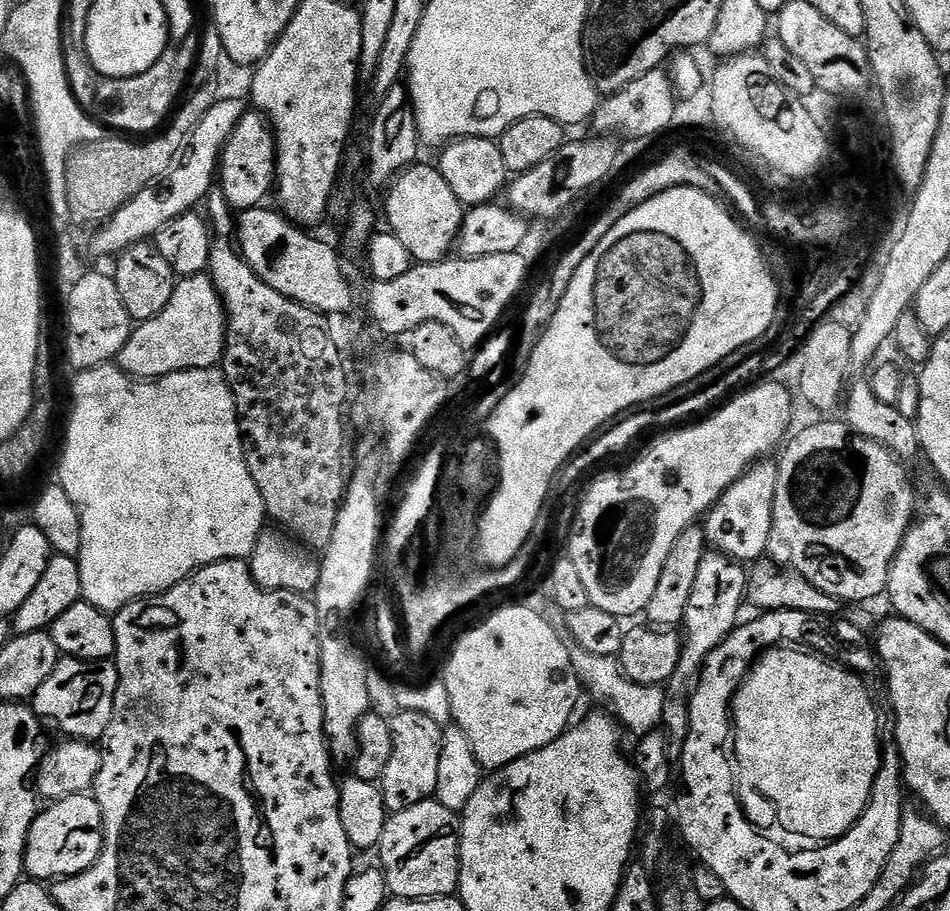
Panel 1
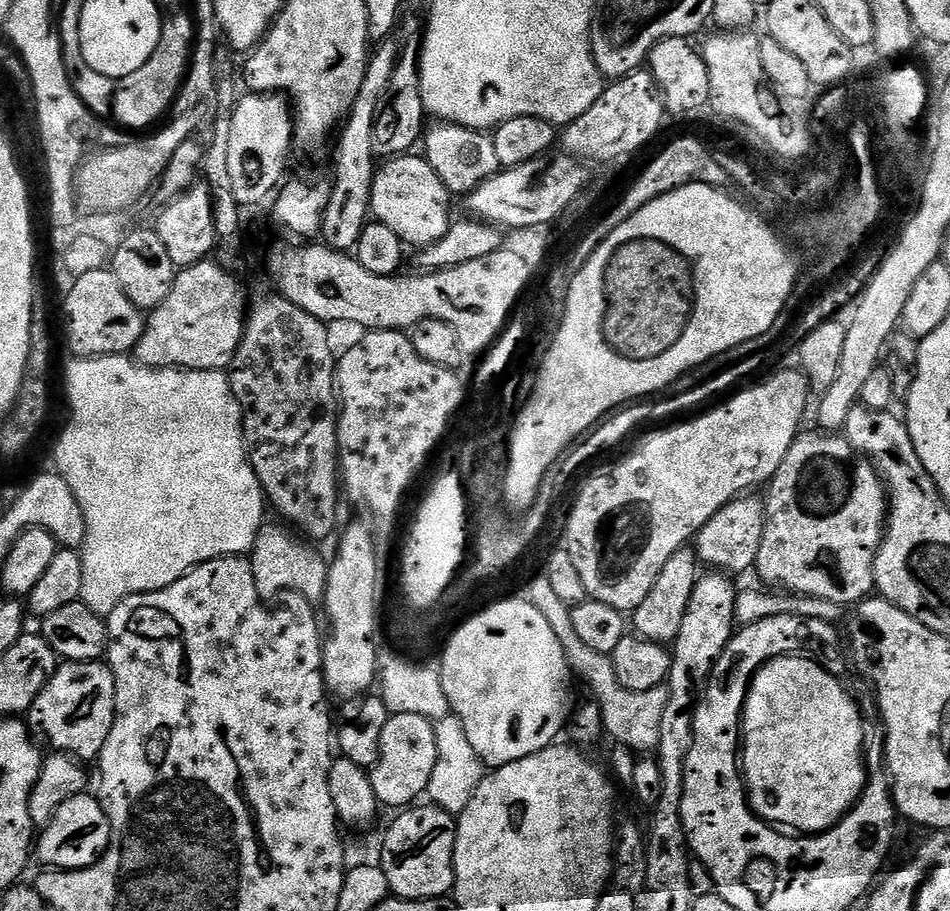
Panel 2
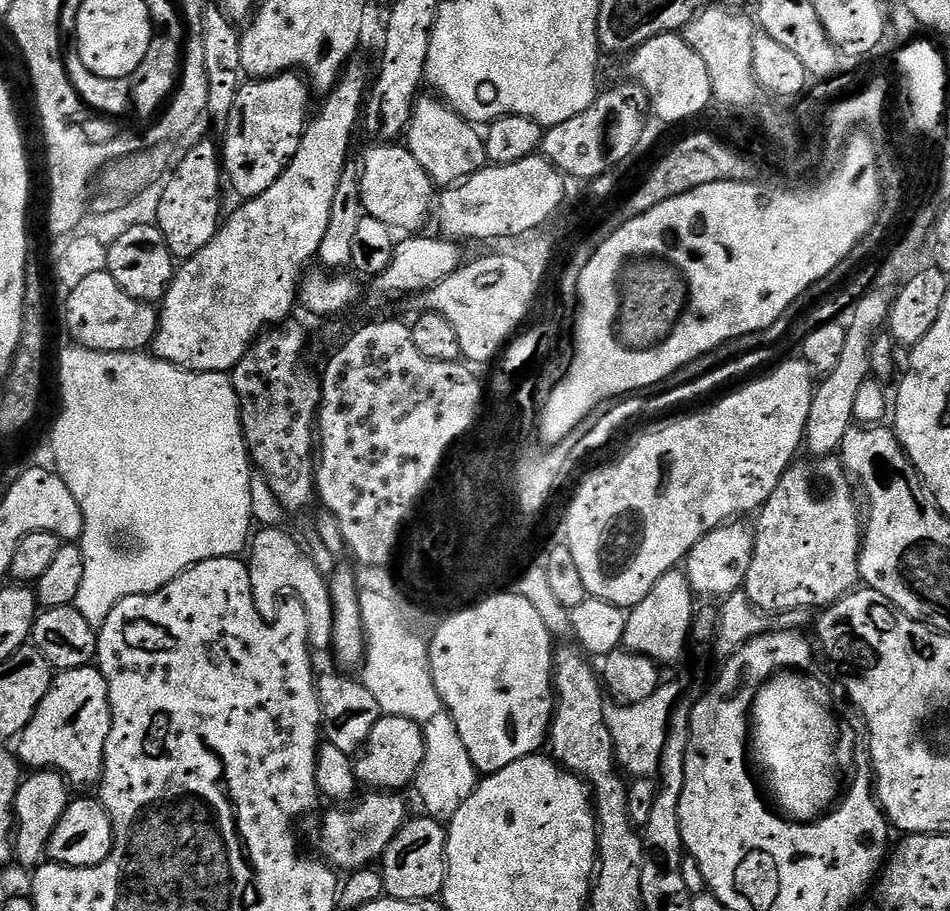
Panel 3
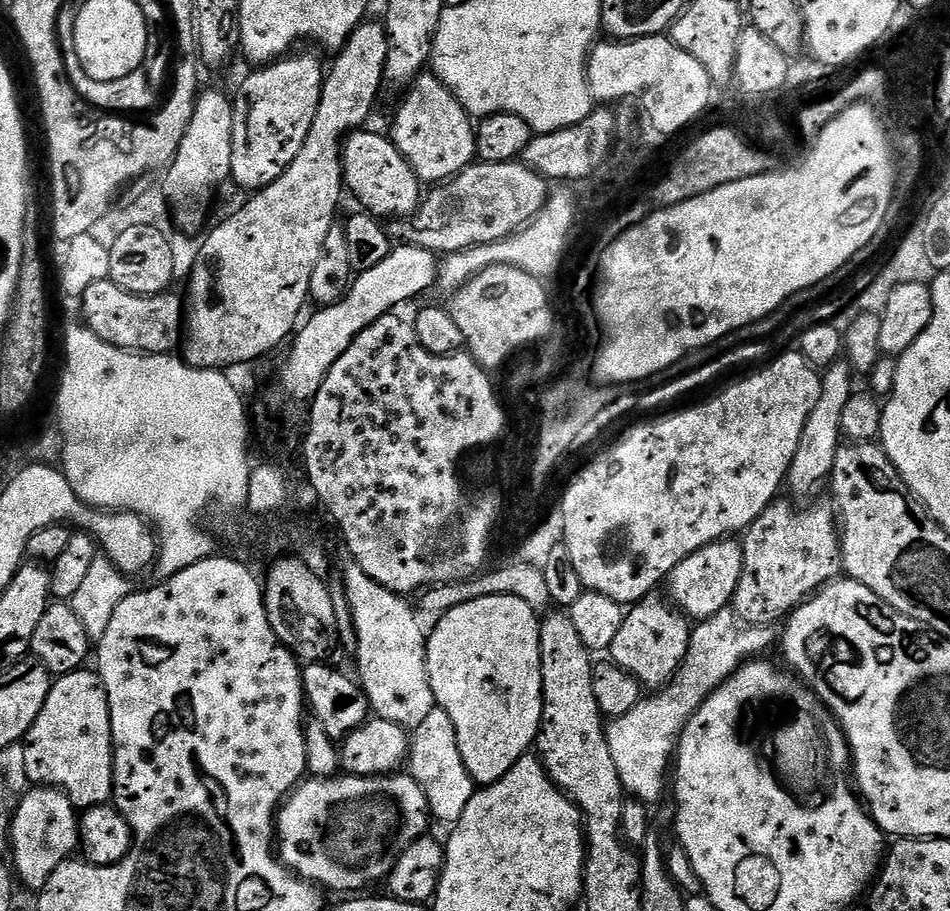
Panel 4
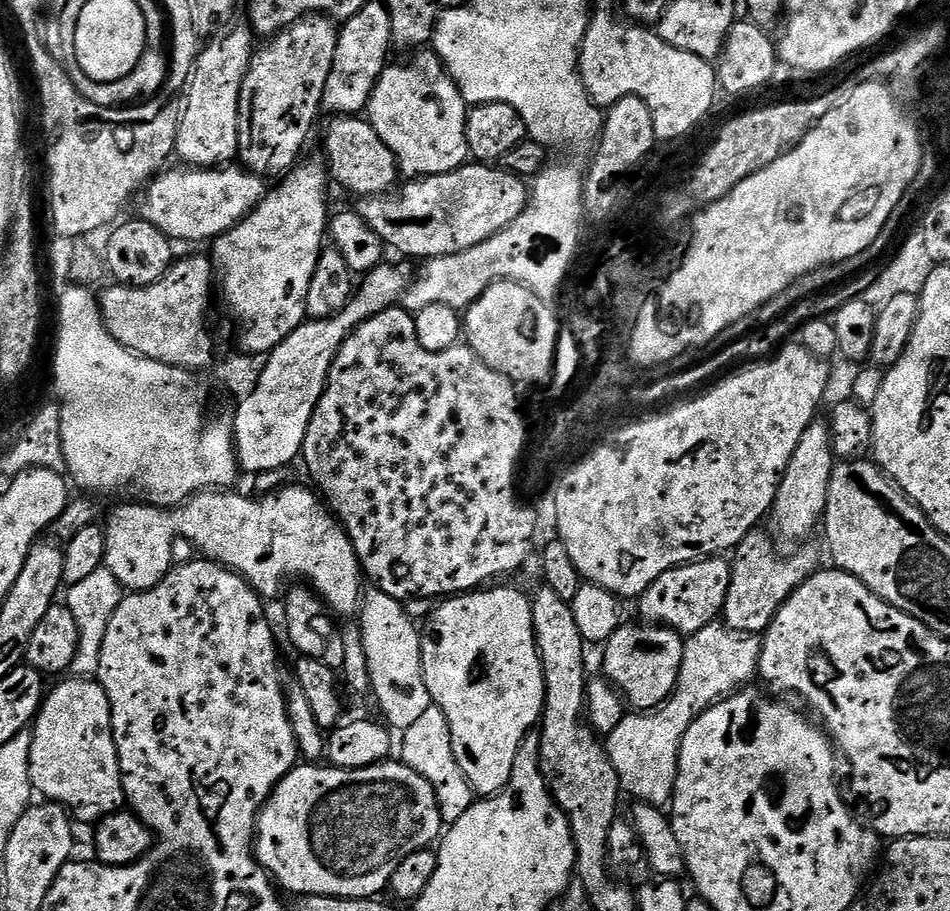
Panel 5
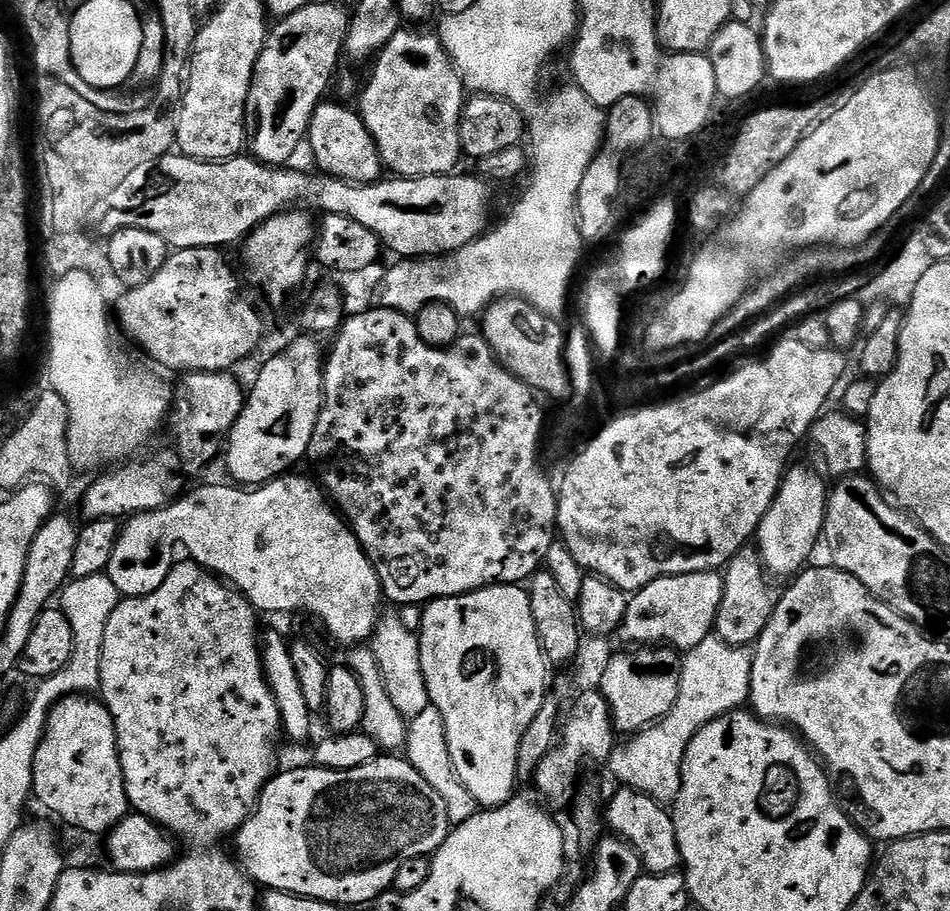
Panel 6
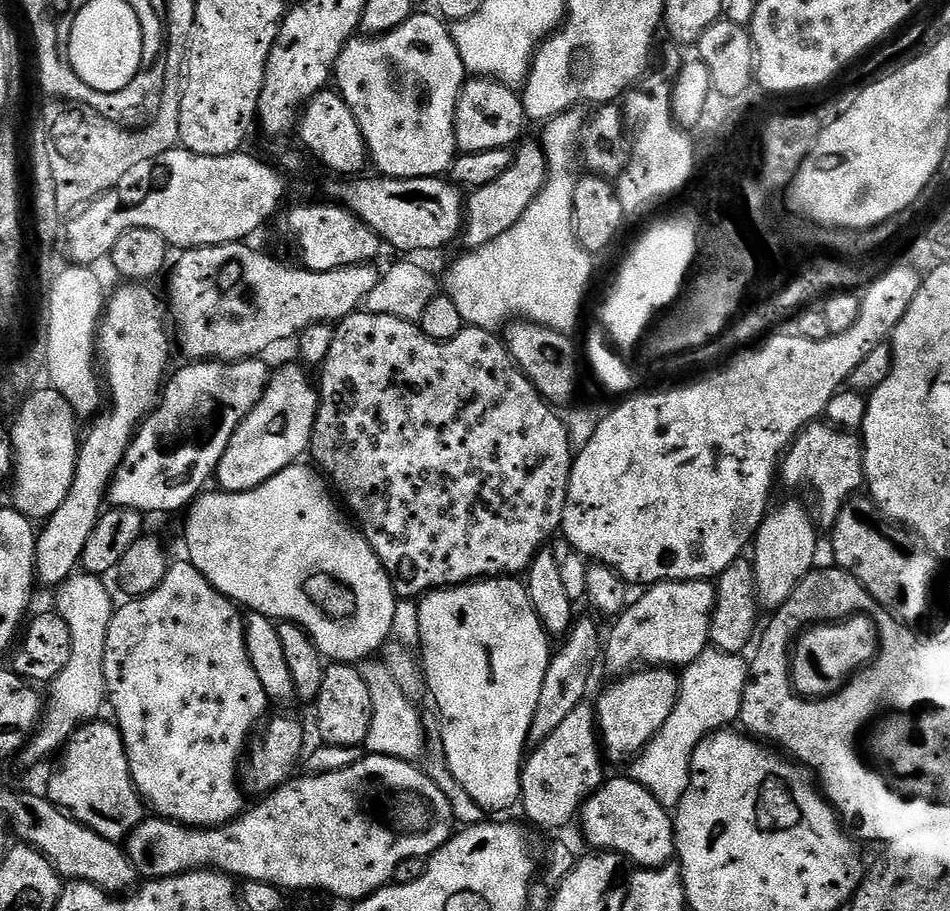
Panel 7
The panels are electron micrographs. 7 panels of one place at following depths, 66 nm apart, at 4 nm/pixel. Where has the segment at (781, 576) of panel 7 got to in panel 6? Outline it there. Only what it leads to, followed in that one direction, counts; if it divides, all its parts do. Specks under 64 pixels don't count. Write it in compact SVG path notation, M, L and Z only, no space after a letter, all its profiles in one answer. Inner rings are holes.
M804 464L797 468L789 467L780 482L780 489L776 491L774 502L770 502L770 510L766 510L762 522L756 527L754 544L760 554L760 563L769 577L795 577L811 561L808 559L816 543L821 543L830 488L824 485L825 477L817 472Z

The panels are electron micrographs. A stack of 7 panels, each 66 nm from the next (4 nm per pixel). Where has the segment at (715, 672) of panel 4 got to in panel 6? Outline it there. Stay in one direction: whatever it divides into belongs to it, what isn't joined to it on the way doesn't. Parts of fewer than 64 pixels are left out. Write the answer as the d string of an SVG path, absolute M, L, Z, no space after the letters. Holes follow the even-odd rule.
M715 634L707 636L698 646L687 649L680 662L680 693L678 702L655 724L629 735L606 761L617 785L654 798L668 806L676 801L682 786L682 762L694 734L714 718L743 709L749 703L752 654L747 647L731 644Z

